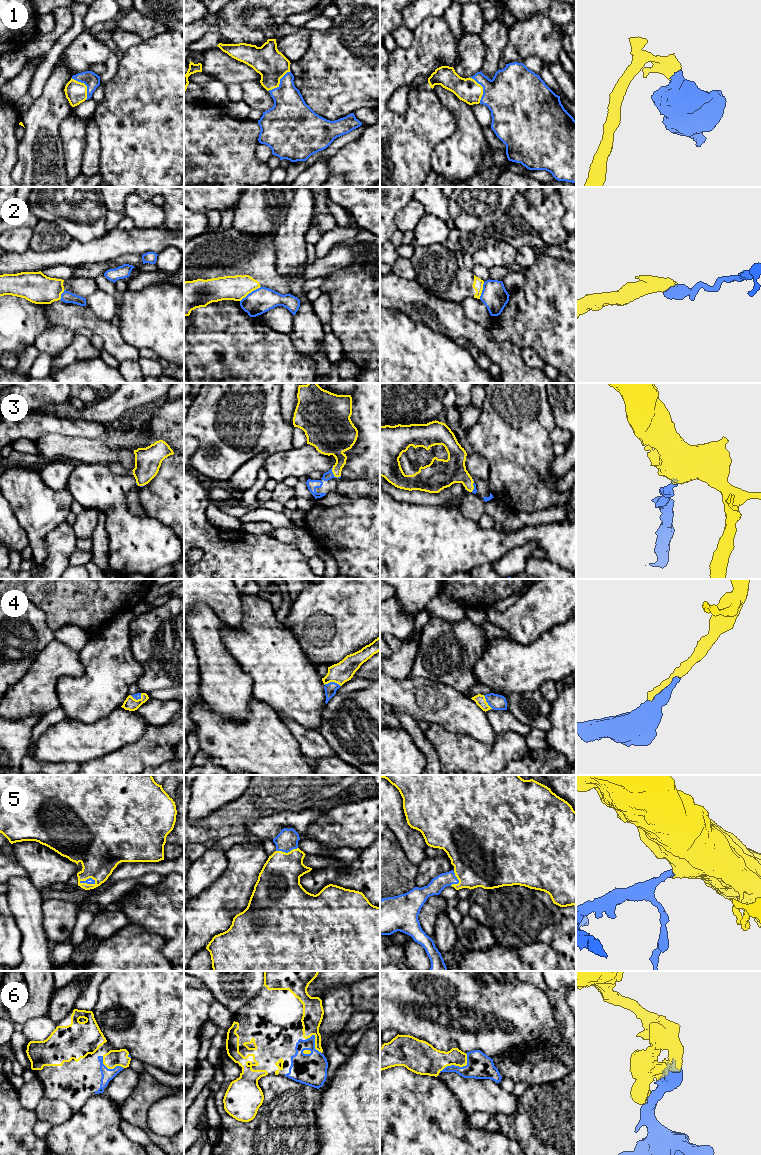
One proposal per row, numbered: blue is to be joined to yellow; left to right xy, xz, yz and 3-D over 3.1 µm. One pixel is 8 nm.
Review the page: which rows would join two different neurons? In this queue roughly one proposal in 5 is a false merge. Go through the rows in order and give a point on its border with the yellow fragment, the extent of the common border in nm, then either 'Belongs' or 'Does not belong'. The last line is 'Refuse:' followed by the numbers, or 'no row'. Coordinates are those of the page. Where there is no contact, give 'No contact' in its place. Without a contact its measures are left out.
1: Touches yellow at xy (85, 85). Shared border 220 nm. Belongs
2: Touches yellow at xz (250, 292). Shared border 200 nm. Does not belong
3: Touches yellow at xz (333, 473). Shared border 110 nm. Belongs
4: Touches yellow at xz (332, 681). Shared border 140 nm. Belongs
5: Touches yellow at xz (286, 853). Shared border 180 nm. Belongs
6: Touches yellow at yz (457, 1065). Shared border 280 nm. Belongs
Refuse: 2

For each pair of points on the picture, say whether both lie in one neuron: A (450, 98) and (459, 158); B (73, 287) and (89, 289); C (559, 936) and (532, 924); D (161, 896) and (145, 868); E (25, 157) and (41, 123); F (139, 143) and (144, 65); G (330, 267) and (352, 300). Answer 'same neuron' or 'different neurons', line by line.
A: same neuron
B: same neuron
C: same neuron
D: different neurons
E: same neuron
F: same neuron
G: different neurons

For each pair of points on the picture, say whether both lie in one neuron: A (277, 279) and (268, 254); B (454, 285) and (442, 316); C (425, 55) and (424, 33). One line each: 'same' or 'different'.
A: same
B: different
C: same

